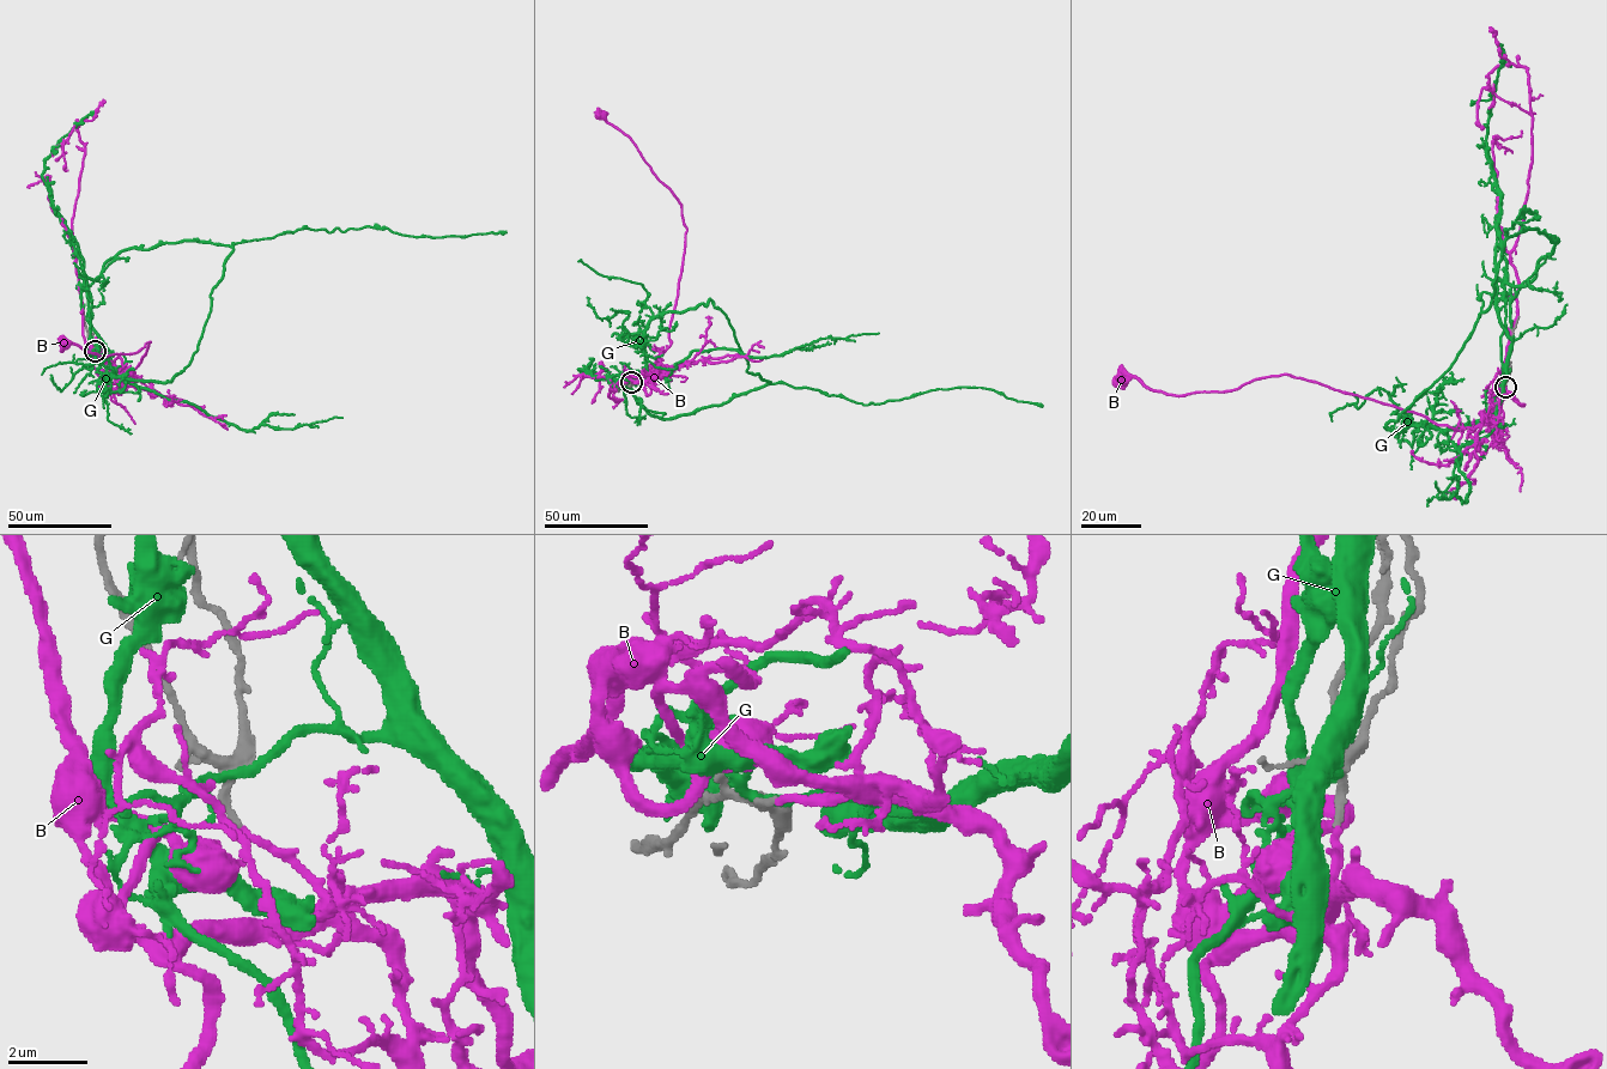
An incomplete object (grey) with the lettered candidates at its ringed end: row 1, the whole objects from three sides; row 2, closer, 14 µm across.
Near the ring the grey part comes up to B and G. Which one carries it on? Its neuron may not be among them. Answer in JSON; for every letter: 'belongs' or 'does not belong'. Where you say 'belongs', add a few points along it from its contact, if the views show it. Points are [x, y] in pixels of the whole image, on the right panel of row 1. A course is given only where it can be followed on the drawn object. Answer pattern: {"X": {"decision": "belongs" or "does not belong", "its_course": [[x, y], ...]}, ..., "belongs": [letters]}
{"B": {"decision": "belongs", "its_course": [[1504, 387], [1501, 419], [1455, 430], [1284, 374], [1224, 392], [1177, 395], [1153, 390], [1136, 377], [1121, 378]]}, "G": {"decision": "does not belong"}, "belongs": ["B"]}

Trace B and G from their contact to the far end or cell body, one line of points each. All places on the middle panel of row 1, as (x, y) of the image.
B: (631, 382), (649, 381), (652, 366), (671, 342), (687, 228), (678, 198), (636, 145), (601, 114)
G: (631, 382), (640, 383), (617, 386), (662, 419), (778, 382), (863, 405), (981, 387), (1043, 405)

